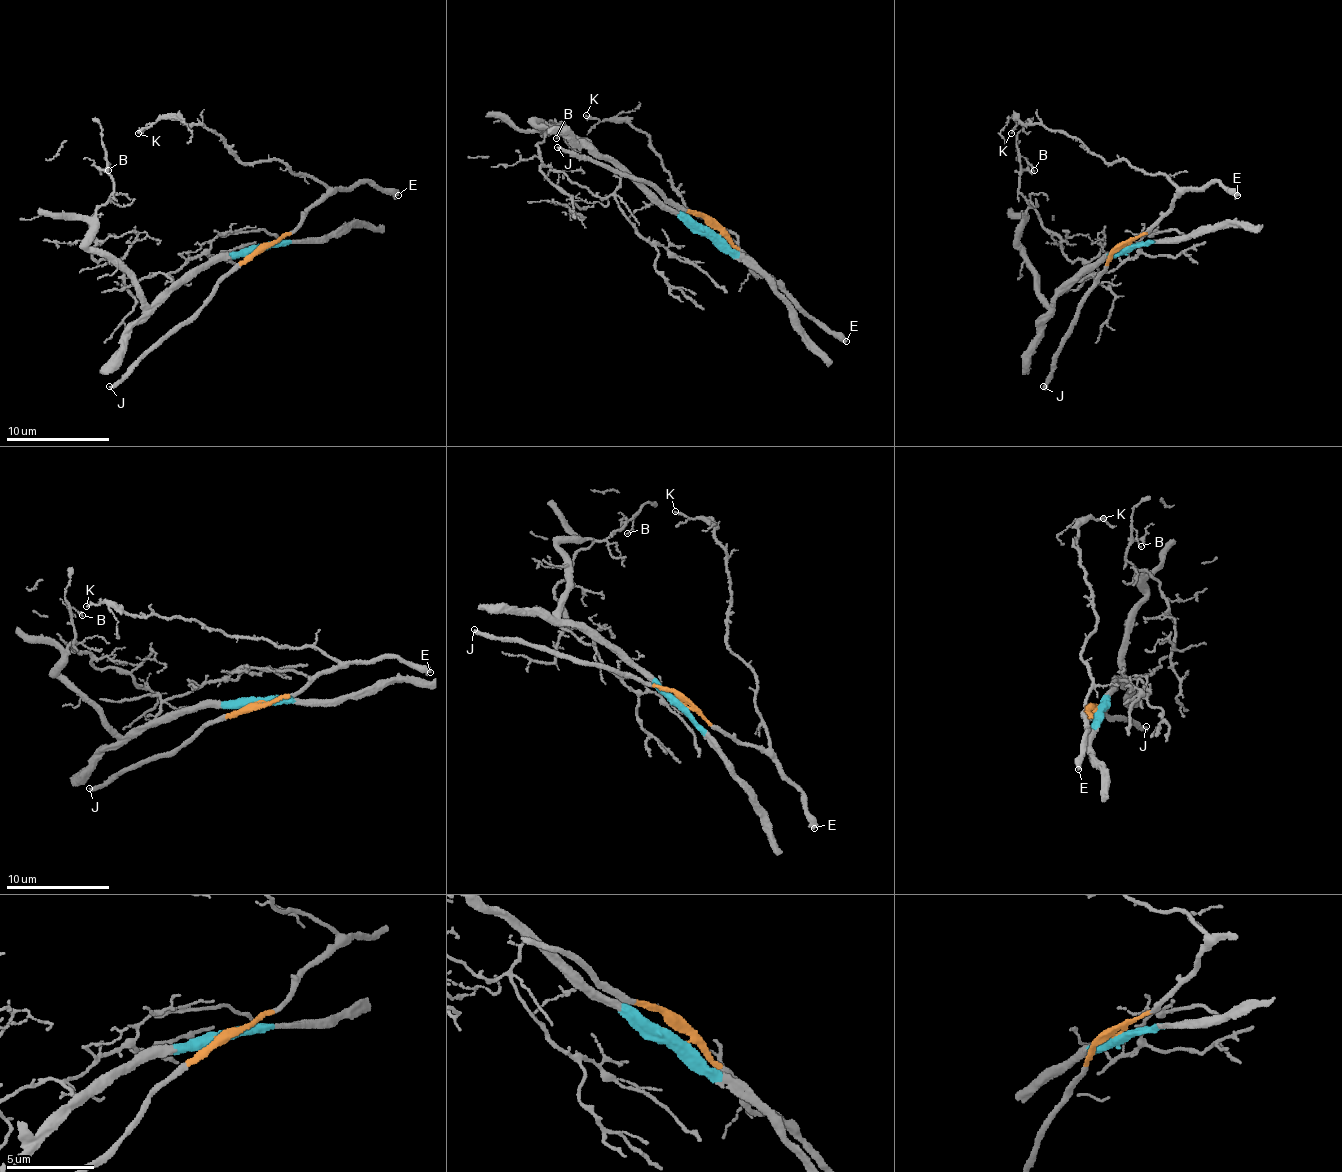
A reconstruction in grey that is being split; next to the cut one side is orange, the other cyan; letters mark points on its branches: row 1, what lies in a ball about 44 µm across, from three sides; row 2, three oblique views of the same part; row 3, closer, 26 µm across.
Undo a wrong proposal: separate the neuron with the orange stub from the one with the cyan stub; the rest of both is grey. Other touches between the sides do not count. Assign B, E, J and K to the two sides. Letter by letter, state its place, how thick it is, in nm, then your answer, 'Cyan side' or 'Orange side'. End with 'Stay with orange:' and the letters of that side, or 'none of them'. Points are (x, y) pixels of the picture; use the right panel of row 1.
B: Place: (1034, 170). Thickness 110 nm. Cyan side
E: Place: (1237, 195). Thickness 440 nm. Orange side
J: Place: (1043, 386). Thickness 280 nm. Orange side
K: Place: (1011, 133). Thickness 150 nm. Orange side
Stay with orange: E, J, K

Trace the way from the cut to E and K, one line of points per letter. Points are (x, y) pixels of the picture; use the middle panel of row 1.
E: (709, 231), (722, 233), (758, 275), (766, 275), (792, 301), (846, 342)
K: (709, 231), (722, 233), (774, 282), (751, 264), (738, 238), (691, 210), (650, 137), (616, 119), (585, 114)

